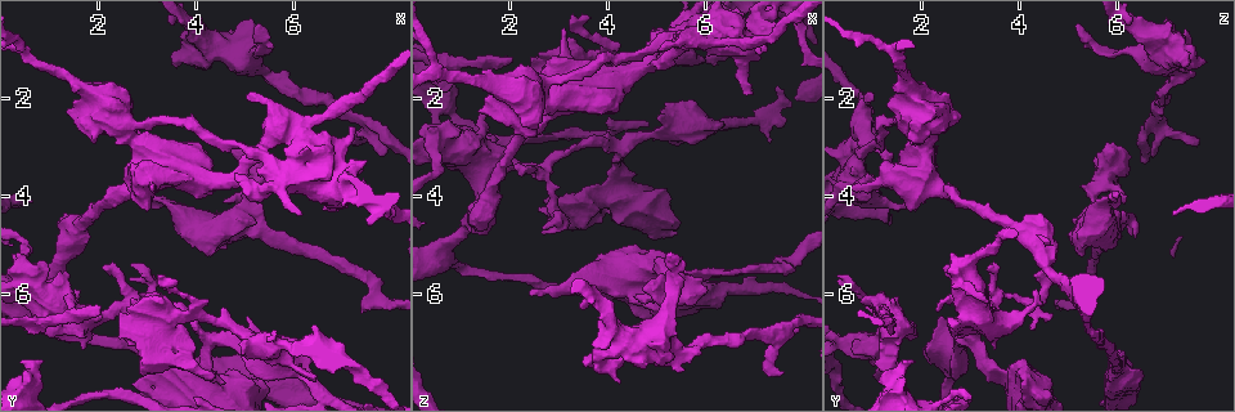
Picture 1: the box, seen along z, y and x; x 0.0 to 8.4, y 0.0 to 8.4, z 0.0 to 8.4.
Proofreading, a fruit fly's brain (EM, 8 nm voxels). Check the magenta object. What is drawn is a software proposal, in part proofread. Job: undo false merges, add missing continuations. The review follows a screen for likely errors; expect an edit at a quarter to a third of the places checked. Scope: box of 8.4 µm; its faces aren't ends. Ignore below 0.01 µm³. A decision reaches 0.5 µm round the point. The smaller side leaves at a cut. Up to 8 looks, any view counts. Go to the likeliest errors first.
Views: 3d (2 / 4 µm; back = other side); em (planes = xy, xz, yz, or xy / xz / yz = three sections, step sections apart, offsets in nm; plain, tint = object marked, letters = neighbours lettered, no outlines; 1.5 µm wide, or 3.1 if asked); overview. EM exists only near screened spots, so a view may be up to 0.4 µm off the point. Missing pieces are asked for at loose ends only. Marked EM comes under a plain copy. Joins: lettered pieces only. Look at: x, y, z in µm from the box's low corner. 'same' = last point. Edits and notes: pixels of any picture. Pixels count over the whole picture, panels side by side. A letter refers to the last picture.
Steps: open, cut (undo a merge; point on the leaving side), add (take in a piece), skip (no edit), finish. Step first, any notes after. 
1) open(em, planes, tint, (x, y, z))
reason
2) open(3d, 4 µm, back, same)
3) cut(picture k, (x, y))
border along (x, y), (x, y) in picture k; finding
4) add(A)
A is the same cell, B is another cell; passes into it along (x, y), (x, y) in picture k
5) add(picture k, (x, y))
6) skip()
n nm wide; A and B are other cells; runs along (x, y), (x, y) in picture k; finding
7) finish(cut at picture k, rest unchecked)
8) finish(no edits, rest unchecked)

open(3d, 2 µm, back, (4.90, 2.90, 5.95))
thick end

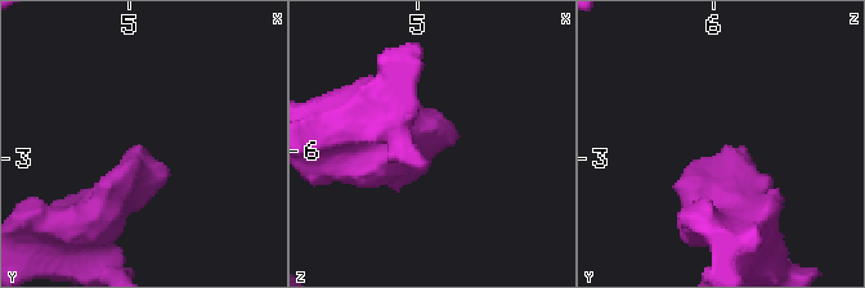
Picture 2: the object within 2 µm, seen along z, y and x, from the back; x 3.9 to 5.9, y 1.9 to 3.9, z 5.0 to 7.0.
open(em, planes, letters, (4.90, 2.92, 5.94))
need the tissue

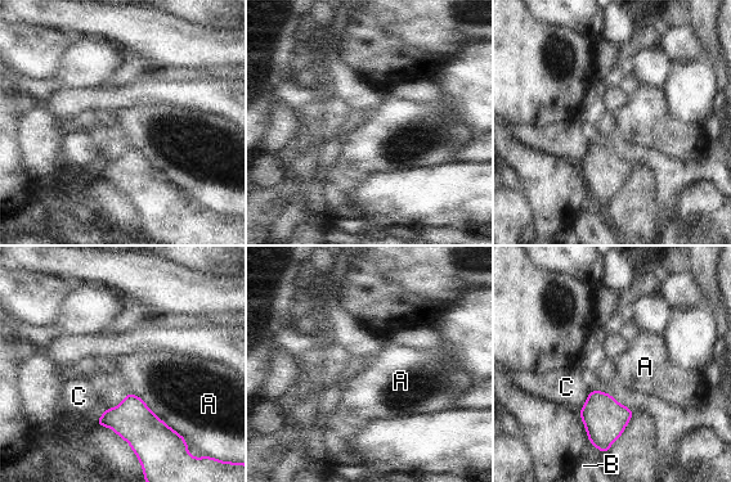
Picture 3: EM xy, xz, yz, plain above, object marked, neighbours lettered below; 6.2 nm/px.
skip()
A touches over 500 nm; A, B and C are other cells; border along (129, 390), (188, 441) in picture 3; no lettered piece goes on from it

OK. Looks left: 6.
open(3d, 2 µm, (2.40, 3.90, 6.05))
branch stops here

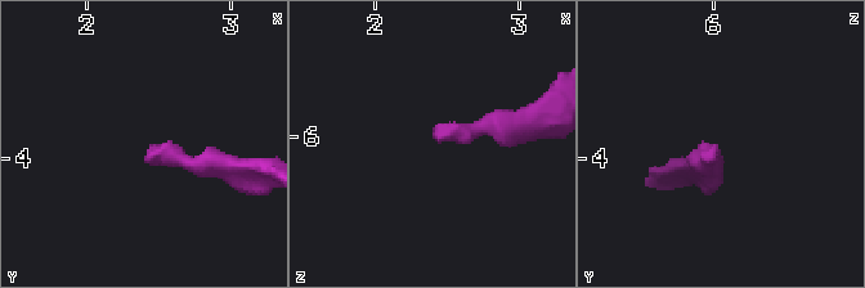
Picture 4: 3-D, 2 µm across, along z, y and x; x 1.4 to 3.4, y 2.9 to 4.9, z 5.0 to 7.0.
open(em, planes, letters, (2.42, 3.92, 6.02))
shape alone is not enough

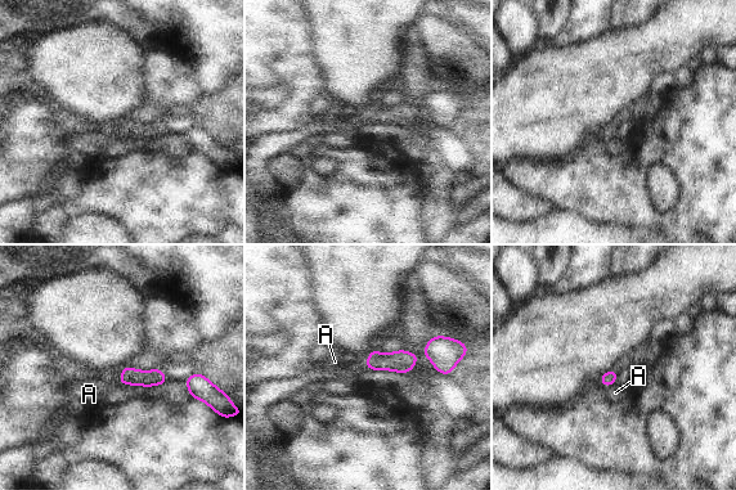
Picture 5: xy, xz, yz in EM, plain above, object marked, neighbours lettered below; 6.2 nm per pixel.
skip()
A is another cell; no lettered piece goes on from it

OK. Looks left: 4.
open(em, planes, letters, (1.45, 6.30, 2.35))
free end

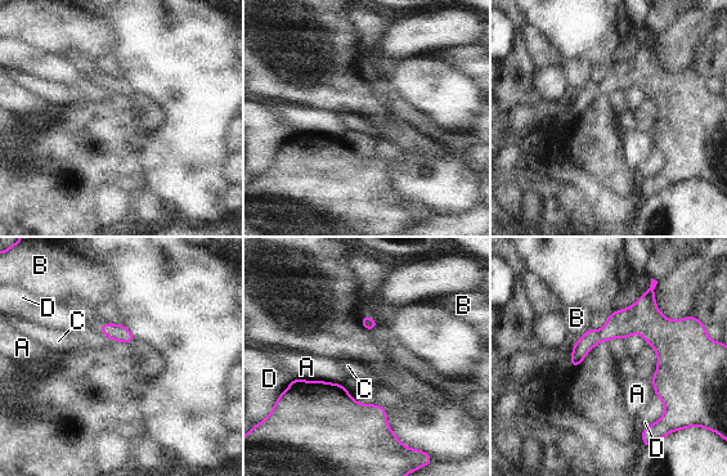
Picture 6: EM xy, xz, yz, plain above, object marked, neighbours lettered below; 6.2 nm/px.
skip()
A, B, C and D are other cells; border along (589, 327), (575, 341) in picture 6; none of them fits

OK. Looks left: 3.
finish(no edits, rest unchecked)

